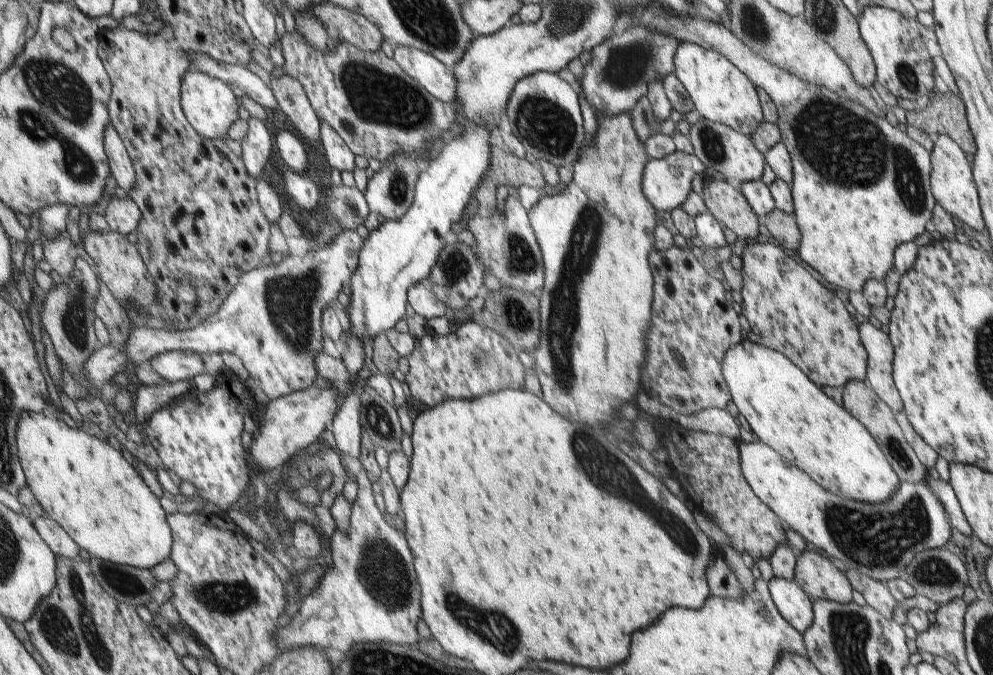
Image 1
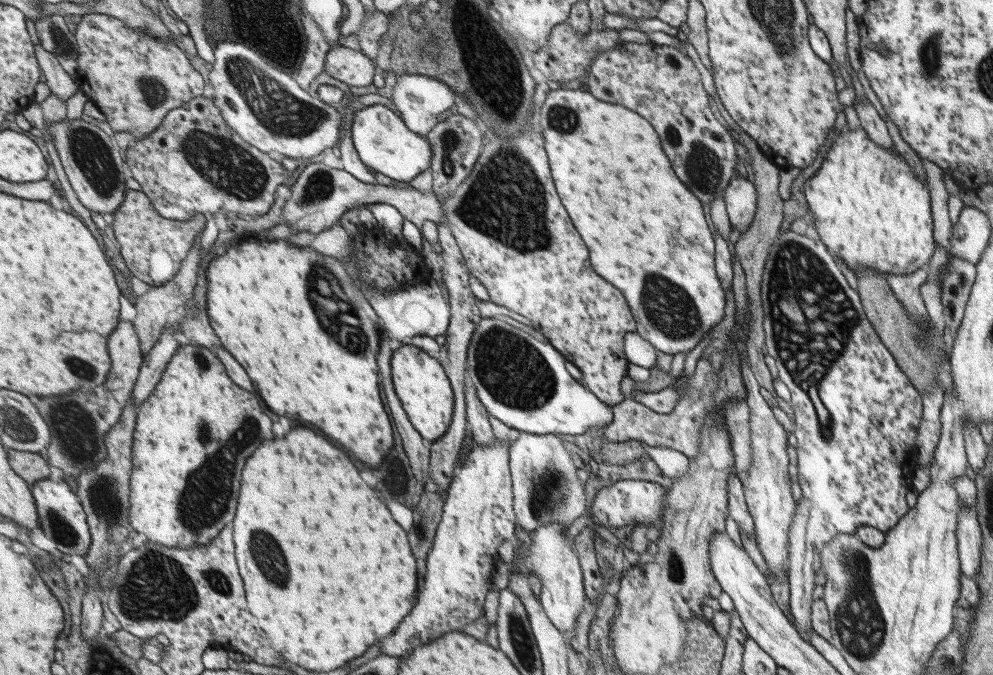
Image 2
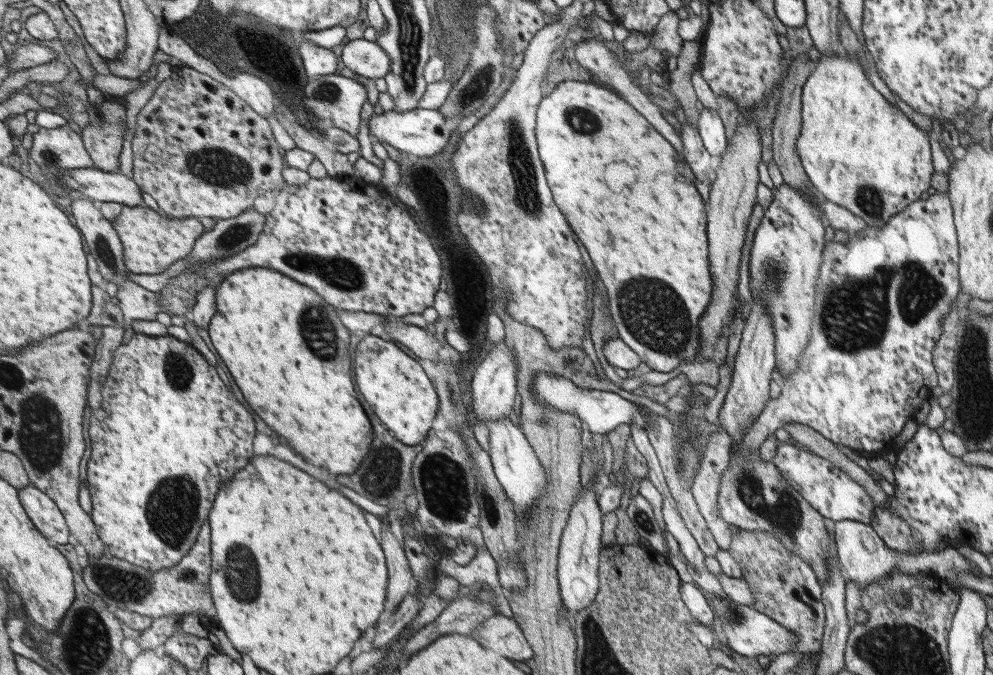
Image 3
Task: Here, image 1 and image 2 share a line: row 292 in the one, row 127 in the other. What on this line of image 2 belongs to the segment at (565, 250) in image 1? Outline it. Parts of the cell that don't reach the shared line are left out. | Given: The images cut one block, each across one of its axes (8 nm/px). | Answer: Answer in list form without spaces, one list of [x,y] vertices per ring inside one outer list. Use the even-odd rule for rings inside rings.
[[[579,88],[551,90],[539,108],[539,126],[543,128],[543,136],[547,136],[547,156],[551,156],[555,188],[559,188],[559,196],[563,196],[567,212],[571,212],[575,228],[583,232],[583,240],[587,240],[587,248],[591,248],[595,272],[599,272],[603,280],[611,280],[611,284],[627,296],[627,304],[631,304],[630,311],[637,322],[635,332],[665,354],[685,353],[696,347],[703,340],[703,334],[723,318],[724,290],[713,270],[713,240],[701,204],[675,178],[649,122],[622,105],[599,101]]]

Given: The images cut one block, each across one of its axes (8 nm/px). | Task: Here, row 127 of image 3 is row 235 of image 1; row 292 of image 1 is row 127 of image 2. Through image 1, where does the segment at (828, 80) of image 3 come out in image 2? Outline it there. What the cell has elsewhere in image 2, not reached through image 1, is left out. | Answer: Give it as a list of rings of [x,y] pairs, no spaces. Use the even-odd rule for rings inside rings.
[[[860,127],[836,132],[821,167],[803,183],[803,194],[818,237],[828,252],[834,253],[850,270],[870,268],[881,274],[909,274],[927,266],[927,260],[933,254],[927,185],[915,178],[909,165],[894,149],[883,148],[871,141]]]

